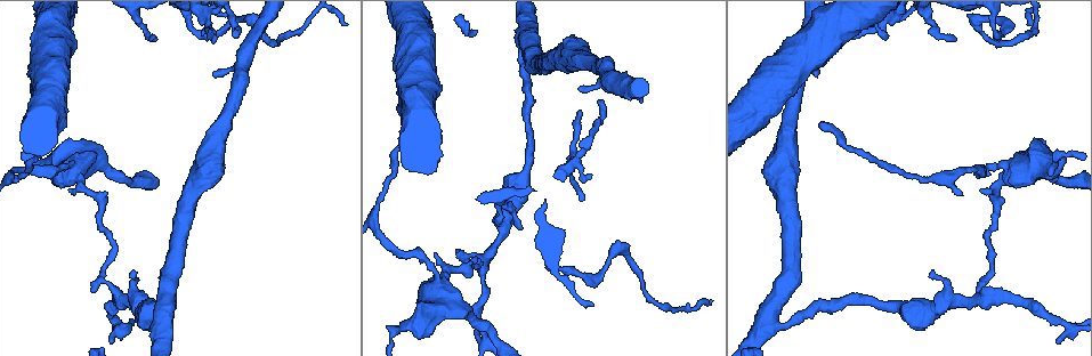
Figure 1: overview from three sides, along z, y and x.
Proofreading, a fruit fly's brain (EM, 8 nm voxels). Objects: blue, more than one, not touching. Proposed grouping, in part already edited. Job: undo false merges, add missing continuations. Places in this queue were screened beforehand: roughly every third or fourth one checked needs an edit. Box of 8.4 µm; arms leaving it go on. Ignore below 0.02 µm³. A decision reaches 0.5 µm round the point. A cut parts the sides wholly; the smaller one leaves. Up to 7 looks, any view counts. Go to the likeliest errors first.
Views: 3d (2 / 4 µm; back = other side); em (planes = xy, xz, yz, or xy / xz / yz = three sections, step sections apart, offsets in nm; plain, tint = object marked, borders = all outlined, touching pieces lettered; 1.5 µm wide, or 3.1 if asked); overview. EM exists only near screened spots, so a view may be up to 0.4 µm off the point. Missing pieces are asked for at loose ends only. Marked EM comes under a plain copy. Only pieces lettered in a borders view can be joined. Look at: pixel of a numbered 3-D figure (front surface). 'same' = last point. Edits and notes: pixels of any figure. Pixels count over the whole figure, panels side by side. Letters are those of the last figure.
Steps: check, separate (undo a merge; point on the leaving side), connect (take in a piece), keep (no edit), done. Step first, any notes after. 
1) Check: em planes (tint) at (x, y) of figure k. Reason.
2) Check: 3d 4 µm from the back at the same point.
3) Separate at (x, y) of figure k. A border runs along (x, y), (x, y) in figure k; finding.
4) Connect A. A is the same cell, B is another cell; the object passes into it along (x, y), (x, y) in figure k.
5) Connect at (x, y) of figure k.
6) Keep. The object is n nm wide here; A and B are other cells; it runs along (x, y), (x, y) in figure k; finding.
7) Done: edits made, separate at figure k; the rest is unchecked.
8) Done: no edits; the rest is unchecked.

Check: 3d 2 µm from the back at (1058, 344) of figure 1. Free end.

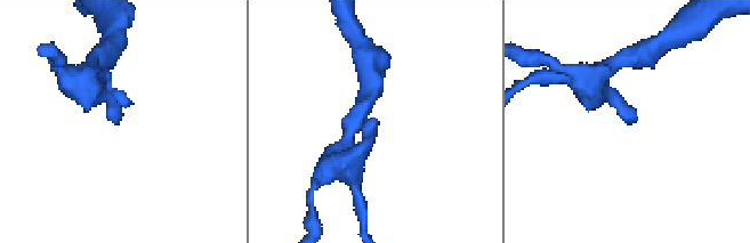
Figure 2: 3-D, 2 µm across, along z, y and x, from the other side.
Check: em xy step 8 (tint) at (374, 123) of figure 2. The arms are 170, 170 nm wide; shape alone is not enough.

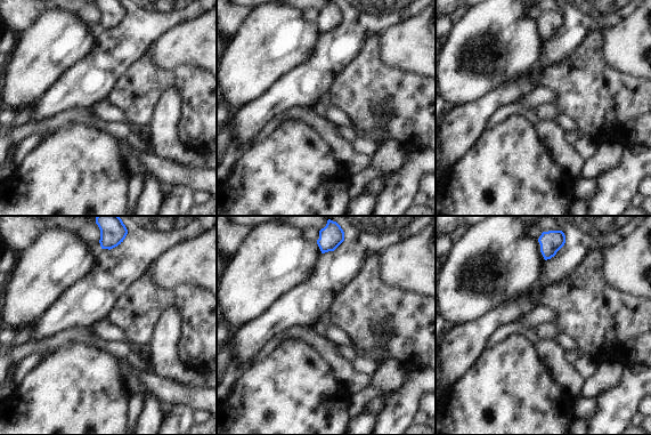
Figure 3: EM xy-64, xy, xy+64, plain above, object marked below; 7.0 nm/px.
Check: em planes (borders) at the same point. Cut it another way.

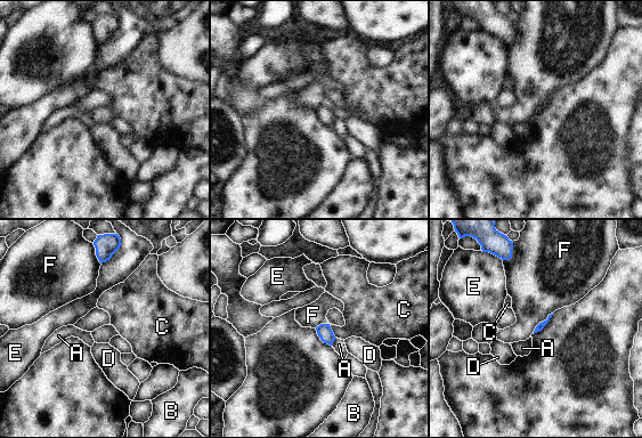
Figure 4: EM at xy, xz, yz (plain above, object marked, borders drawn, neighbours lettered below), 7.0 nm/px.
Keep. The longest contact is with F, 220 nm; A, B, C, D, E and F are other cells; none of them fits.

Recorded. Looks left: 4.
Check: em planes (tint) at (995, 26) of figure 1. Thick turns thin.

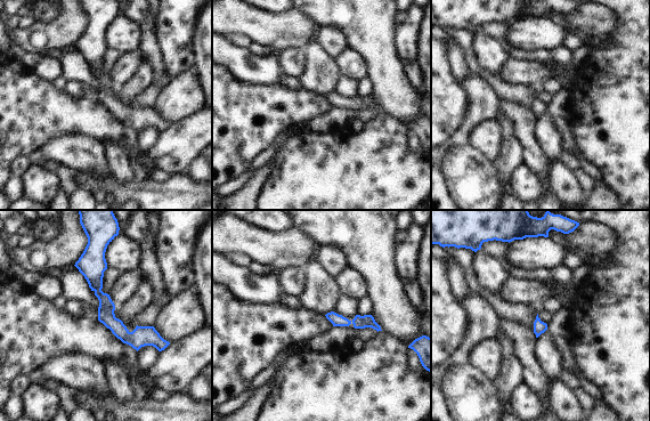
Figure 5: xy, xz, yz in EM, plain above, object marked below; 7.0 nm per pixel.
Check: em planes (borders) at the same point. See the neighbours.

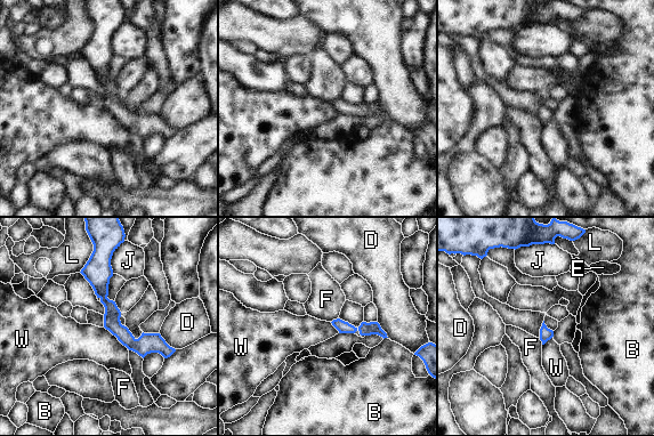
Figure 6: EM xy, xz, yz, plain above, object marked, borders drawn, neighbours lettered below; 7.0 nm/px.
Keep. The object is 90 nm wide here; B, D, E, F, J, L and W are other cells; a border runs along (103, 326), (128, 348) in figure 6; all the same neuron.

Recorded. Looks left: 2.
Done: no edits; the rest is unchecked.

